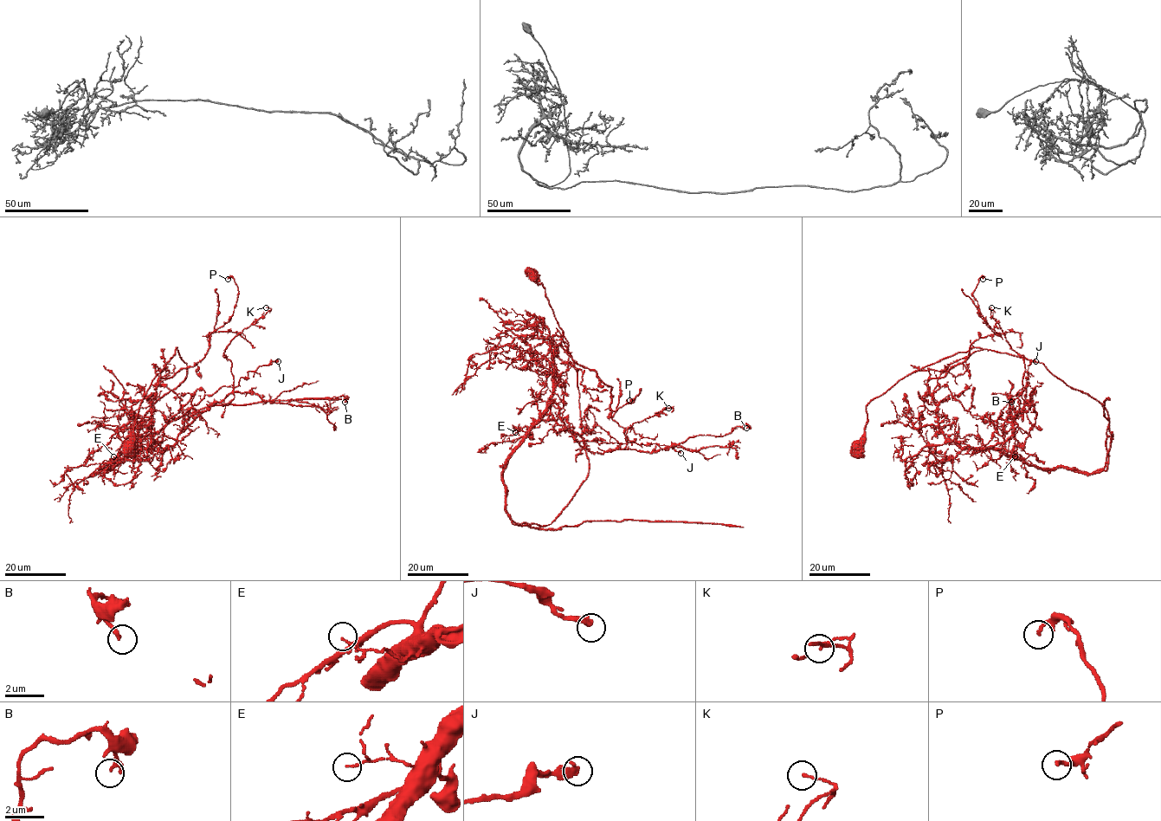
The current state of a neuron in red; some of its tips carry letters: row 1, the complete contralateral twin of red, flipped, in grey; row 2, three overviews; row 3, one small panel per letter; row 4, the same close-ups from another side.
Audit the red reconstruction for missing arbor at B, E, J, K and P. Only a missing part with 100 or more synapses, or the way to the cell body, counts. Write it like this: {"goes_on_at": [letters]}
{"goes_on_at": []}

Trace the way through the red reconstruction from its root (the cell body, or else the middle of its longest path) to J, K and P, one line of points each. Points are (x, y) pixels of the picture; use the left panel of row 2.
J: (129, 449), (140, 403), (161, 370), (150, 449), (181, 410), (278, 361)
K: (129, 449), (140, 403), (161, 370), (145, 449), (164, 450), (201, 414), (234, 397), (224, 350), (266, 307)
P: (129, 449), (155, 377), (196, 364), (209, 334), (232, 314), (238, 287), (228, 279)

